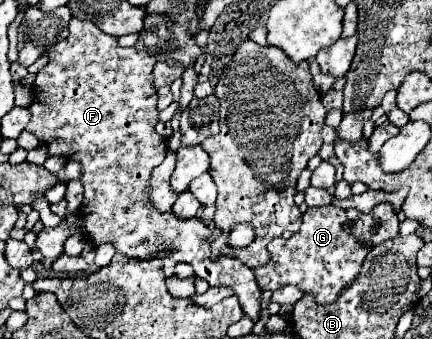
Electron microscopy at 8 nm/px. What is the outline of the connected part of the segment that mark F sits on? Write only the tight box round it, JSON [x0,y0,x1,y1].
[27,18,261,322]

